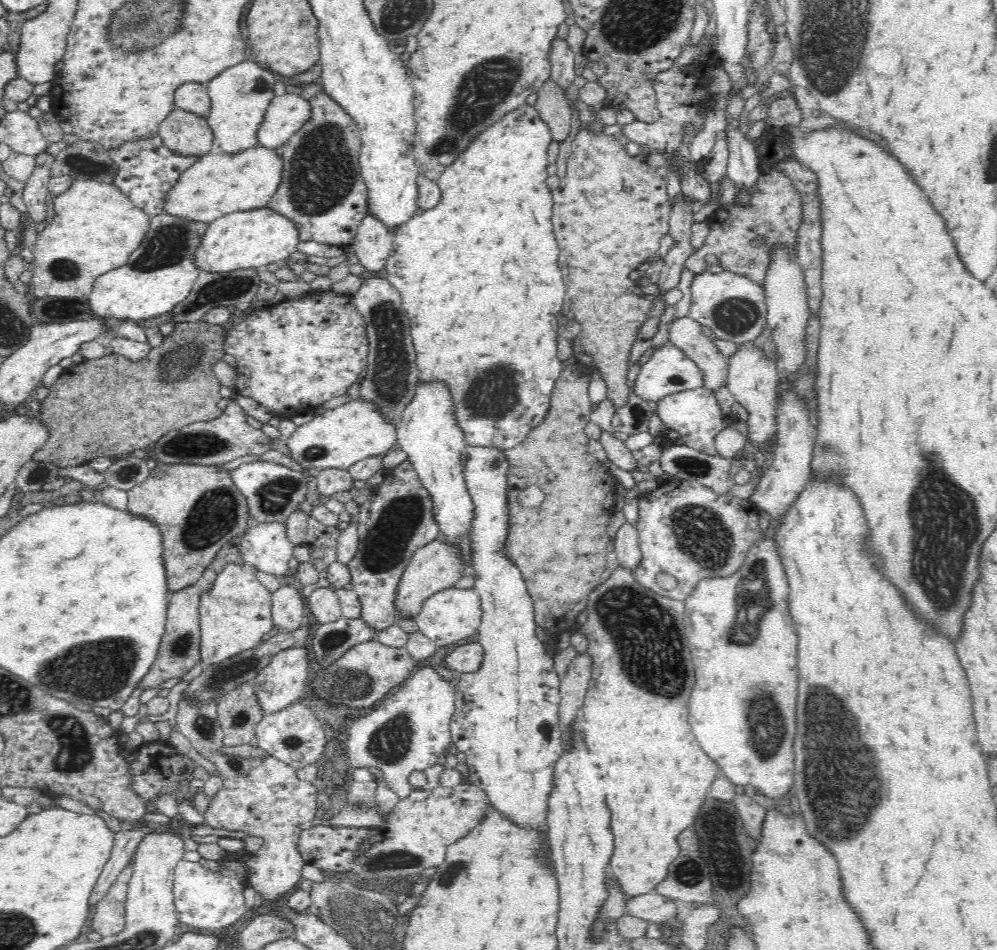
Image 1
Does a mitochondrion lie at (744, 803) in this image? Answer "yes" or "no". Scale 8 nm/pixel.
no

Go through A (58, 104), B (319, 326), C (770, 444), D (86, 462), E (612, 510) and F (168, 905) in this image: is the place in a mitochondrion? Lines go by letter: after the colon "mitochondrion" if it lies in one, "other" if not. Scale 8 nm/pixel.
A: other
B: other
C: other
D: other
E: other
F: other

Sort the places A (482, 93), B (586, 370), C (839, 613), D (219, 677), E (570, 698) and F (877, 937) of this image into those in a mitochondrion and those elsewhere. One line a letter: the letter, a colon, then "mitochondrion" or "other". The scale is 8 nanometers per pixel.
A: mitochondrion
B: other
C: other
D: mitochondrion
E: other
F: other

